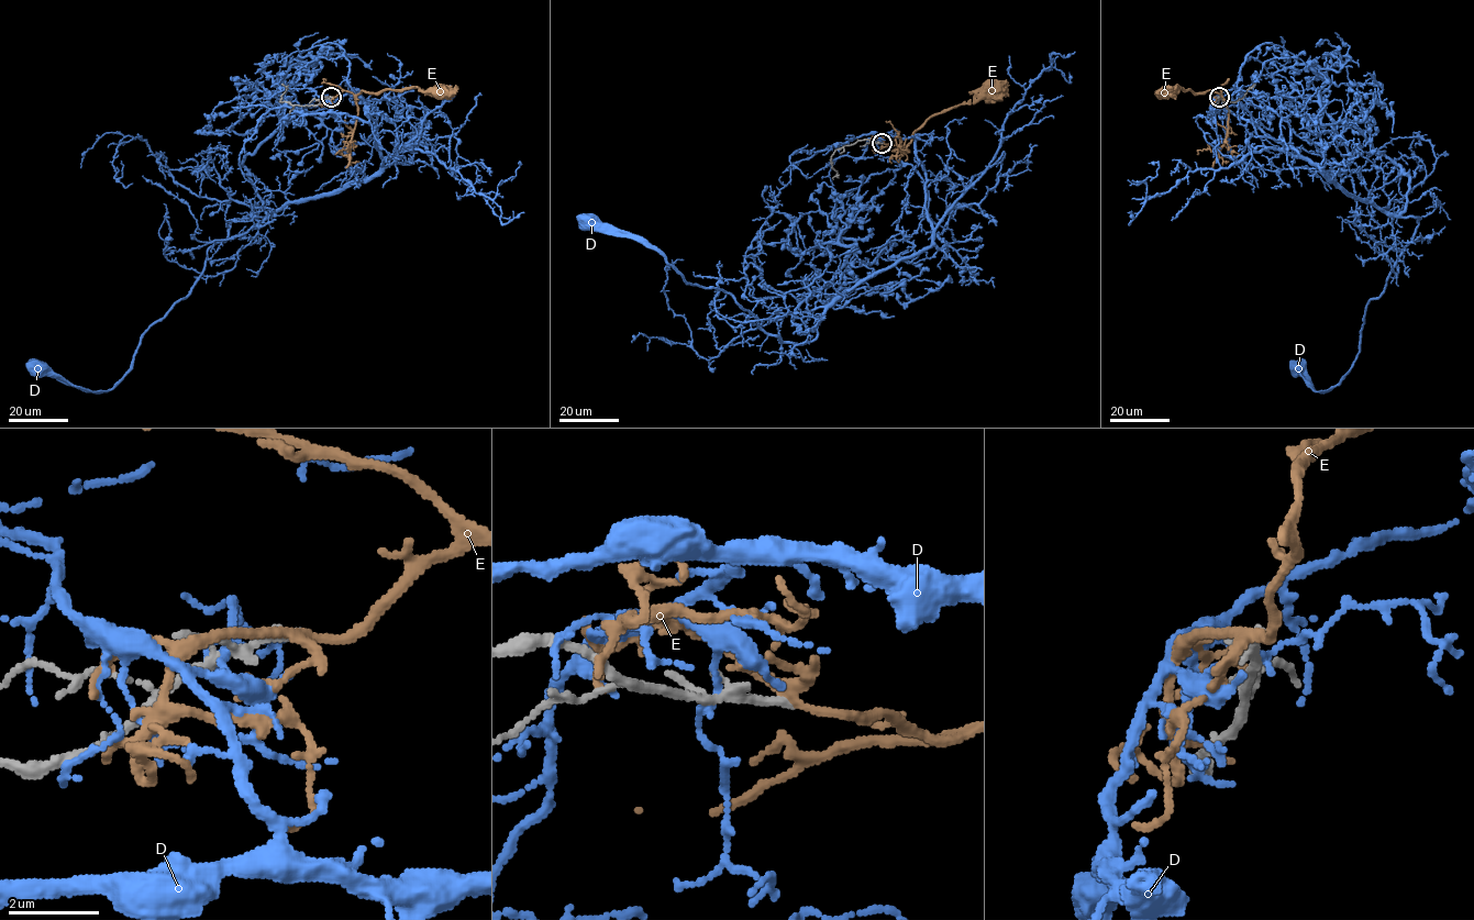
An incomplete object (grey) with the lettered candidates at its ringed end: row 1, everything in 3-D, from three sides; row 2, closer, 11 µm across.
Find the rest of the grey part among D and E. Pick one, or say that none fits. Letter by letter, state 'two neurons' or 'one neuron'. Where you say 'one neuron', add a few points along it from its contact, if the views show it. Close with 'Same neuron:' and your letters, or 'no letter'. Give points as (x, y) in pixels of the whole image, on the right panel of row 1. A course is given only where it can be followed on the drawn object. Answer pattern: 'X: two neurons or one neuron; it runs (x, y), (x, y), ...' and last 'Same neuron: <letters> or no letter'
D: two neurons
E: two neurons
Same neuron: no letter

